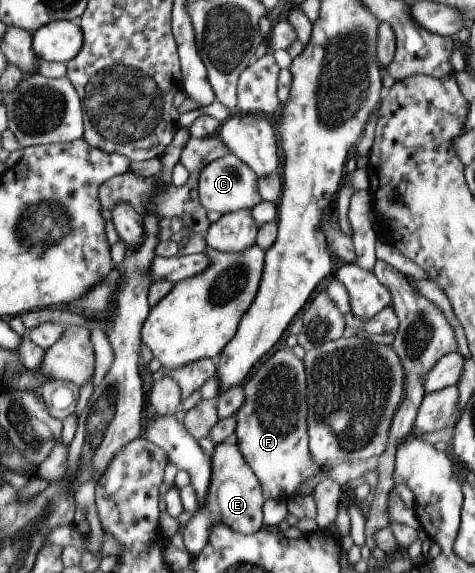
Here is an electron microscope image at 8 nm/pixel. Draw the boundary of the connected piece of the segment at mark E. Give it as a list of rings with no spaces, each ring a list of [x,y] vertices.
[[[222,441],[215,444],[211,454],[211,483],[209,483],[209,493],[203,509],[199,508],[182,527],[183,541],[185,549],[193,556],[197,556],[208,543],[211,529],[219,523],[225,523],[231,531],[249,535],[257,533],[259,529],[265,527],[263,504],[264,497],[261,485],[253,469],[247,465],[243,459],[237,443],[228,444]]]

